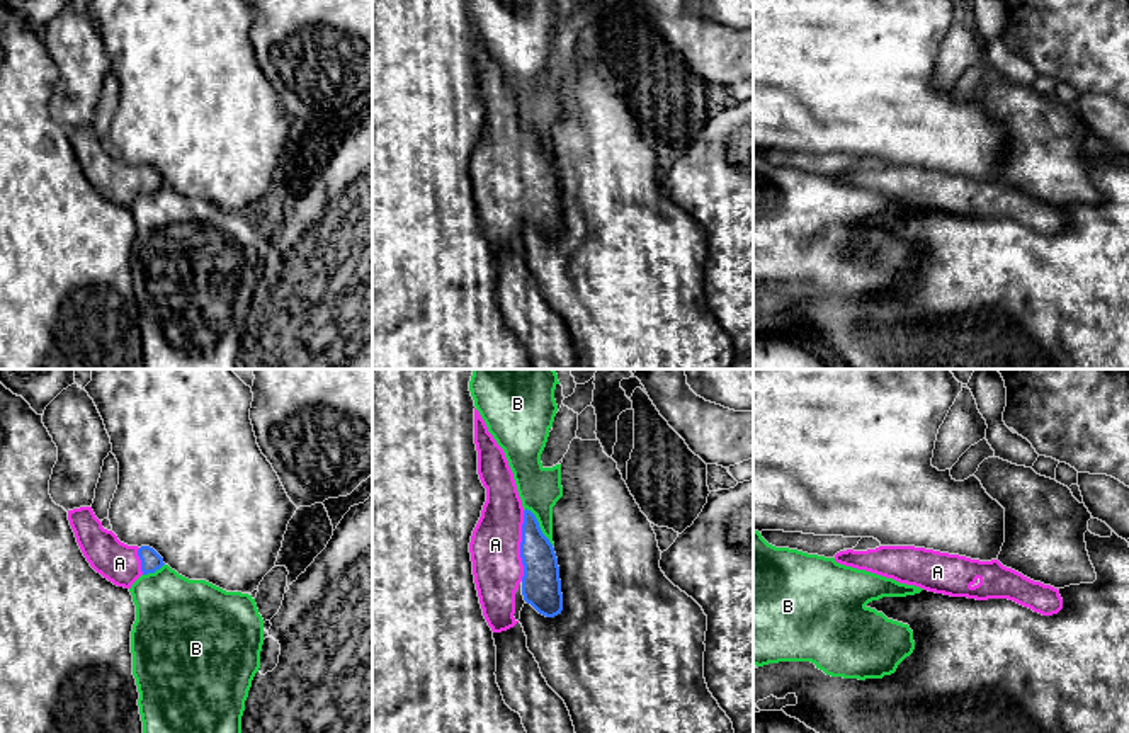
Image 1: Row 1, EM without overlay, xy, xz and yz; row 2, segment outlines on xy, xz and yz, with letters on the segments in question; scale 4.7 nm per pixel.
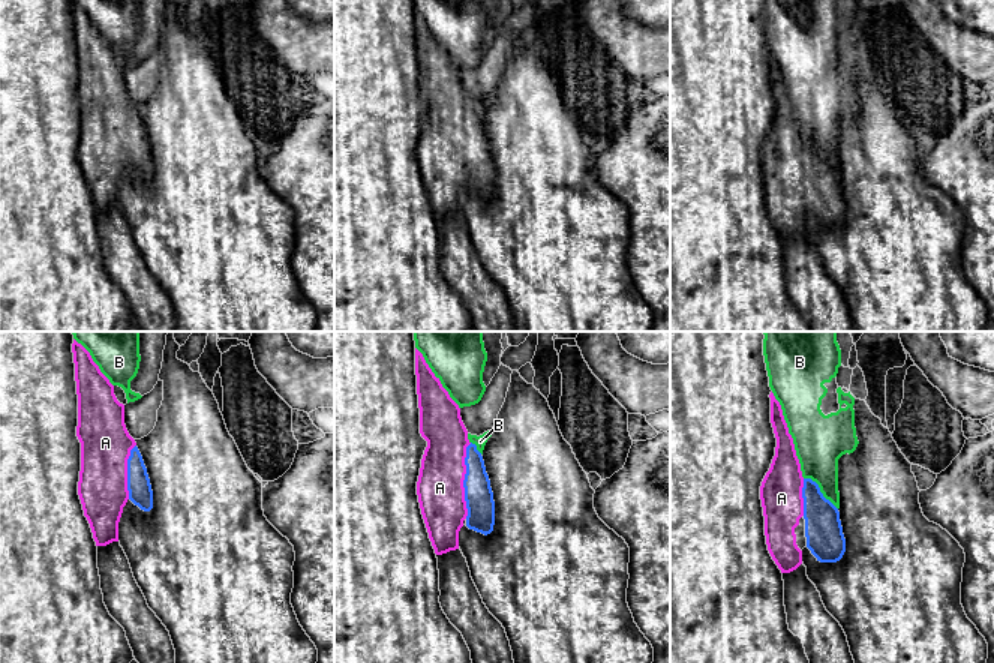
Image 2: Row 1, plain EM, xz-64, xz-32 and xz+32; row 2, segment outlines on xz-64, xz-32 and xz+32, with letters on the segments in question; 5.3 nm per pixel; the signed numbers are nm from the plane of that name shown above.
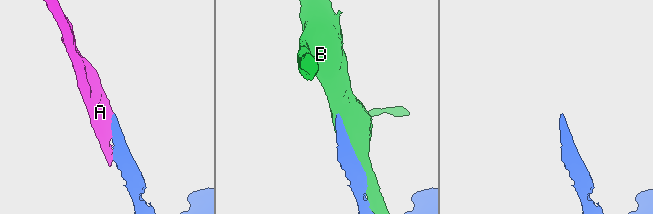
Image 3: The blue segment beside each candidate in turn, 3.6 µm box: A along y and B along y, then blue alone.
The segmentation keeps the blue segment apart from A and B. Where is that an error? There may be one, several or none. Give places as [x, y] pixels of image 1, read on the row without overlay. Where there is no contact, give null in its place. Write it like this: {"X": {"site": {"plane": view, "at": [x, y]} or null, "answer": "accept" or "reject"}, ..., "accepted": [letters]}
{"A": {"site": {"plane": "xz", "at": [521, 165]}, "answer": "accept"}, "B": {"site": {"plane": "xz", "at": [538, 145]}, "answer": "reject"}, "accepted": ["A"]}

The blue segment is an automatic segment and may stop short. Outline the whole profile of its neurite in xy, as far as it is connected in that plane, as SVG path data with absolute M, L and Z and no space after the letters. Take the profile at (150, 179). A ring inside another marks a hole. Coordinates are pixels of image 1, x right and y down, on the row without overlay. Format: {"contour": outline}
{"contour": "M92 126L68 129L77 162L90 185L117 206L131 204L165 182L150 165L128 165L112 150L102 146Z"}

